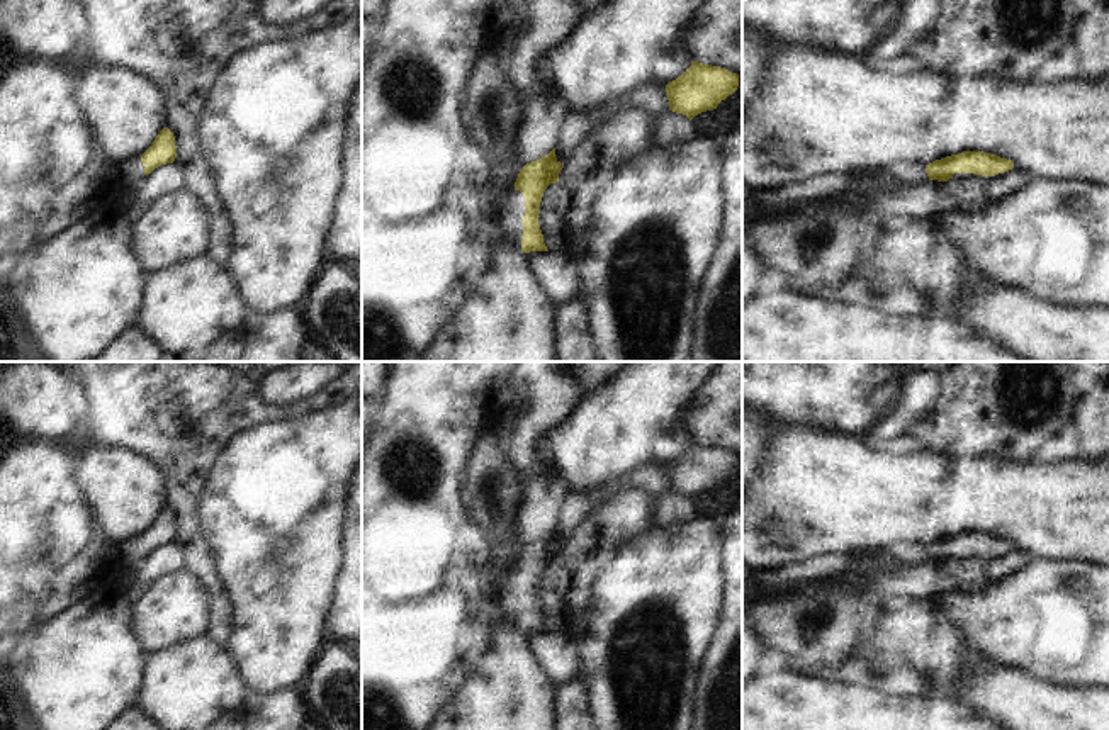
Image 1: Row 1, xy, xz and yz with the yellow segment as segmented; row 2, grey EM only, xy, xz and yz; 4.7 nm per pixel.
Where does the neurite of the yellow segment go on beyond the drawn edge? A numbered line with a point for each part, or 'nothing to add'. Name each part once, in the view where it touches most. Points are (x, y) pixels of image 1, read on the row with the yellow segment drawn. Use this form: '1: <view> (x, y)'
1: xz (510, 226)

